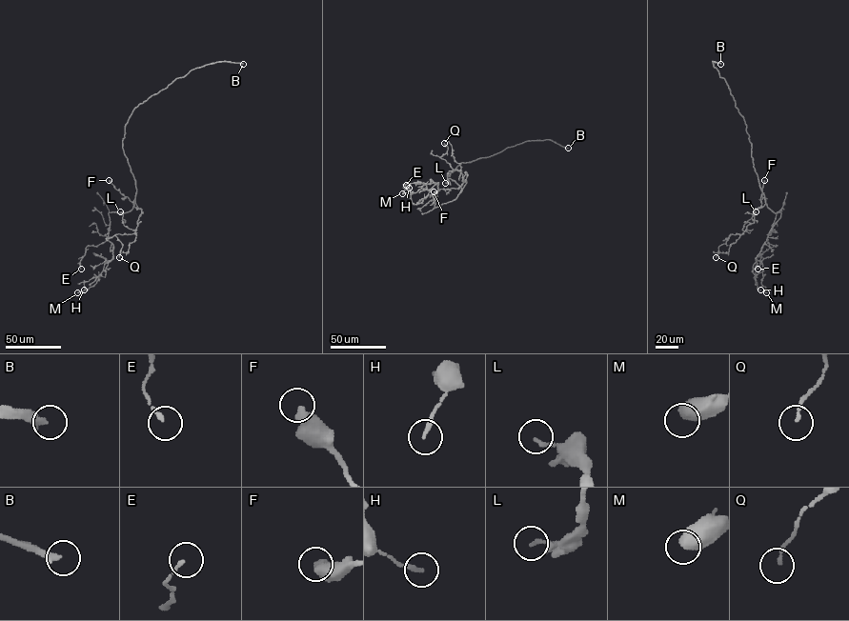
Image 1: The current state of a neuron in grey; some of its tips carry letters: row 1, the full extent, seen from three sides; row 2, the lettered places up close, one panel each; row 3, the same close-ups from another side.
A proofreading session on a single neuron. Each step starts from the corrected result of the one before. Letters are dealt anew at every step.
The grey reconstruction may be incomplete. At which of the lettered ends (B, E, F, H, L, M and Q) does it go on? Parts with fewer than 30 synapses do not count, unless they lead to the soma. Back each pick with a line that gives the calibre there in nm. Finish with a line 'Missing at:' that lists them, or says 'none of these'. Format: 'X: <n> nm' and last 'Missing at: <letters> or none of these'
B: 280 nm
Missing at: B

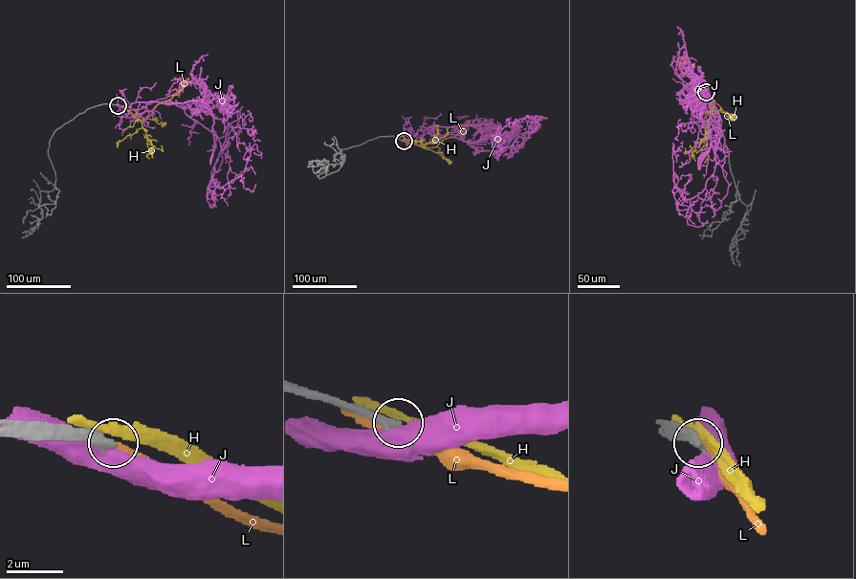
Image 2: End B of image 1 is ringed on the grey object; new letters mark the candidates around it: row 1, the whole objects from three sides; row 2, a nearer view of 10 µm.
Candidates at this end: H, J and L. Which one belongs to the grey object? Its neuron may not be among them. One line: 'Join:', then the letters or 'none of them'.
Join: none of them

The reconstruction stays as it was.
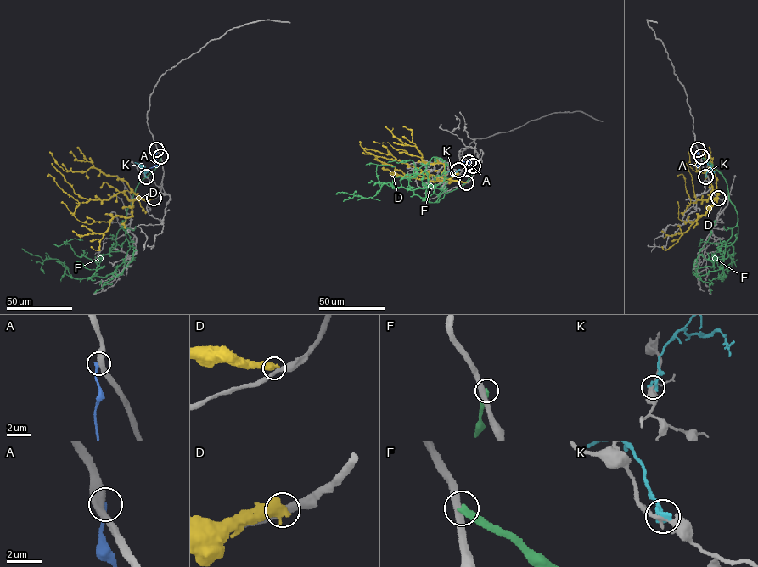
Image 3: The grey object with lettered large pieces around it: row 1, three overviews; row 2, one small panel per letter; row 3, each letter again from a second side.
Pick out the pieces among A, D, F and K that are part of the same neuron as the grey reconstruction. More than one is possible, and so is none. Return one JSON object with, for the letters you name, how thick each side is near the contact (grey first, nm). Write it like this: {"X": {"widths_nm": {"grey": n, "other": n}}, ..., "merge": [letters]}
{"merge": []}

